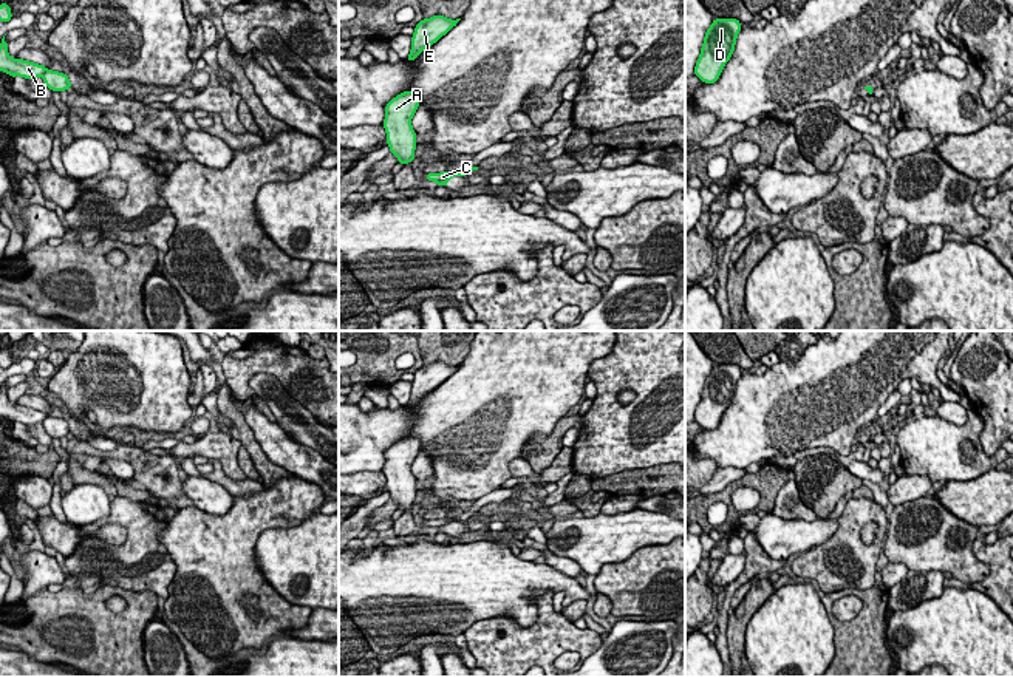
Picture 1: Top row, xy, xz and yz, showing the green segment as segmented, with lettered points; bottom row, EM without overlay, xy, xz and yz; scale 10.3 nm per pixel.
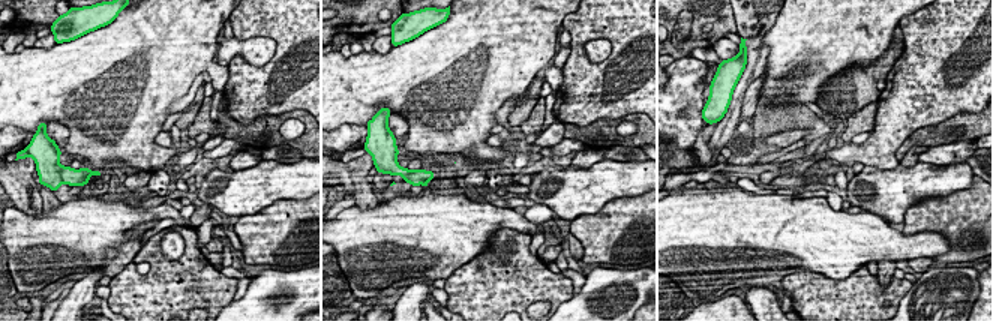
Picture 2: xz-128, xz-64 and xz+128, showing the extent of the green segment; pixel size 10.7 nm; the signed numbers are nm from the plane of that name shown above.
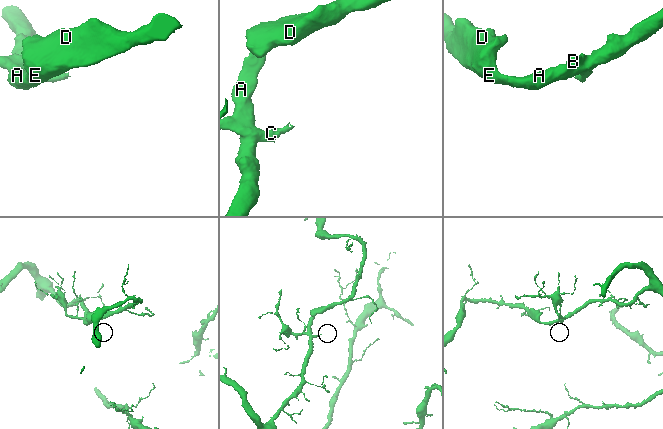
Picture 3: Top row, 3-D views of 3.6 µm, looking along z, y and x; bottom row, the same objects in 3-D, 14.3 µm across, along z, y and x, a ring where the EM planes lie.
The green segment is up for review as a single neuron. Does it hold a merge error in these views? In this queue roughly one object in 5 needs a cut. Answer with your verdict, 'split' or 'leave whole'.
leave whole

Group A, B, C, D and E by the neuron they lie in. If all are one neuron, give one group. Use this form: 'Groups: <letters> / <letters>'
Groups: A B C D E

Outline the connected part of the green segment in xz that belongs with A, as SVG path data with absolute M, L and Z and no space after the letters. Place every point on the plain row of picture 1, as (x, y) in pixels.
M404 437L385 451L385 465L382 468L387 478L390 499L397 502L397 509L407 512L414 507L416 478L411 473L411 464L419 454L419 441Z

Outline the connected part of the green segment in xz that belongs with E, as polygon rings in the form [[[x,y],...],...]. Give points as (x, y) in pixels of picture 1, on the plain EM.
[[[441,360],[430,365],[422,365],[414,373],[414,380],[411,382],[411,396],[407,403],[408,408],[414,407],[425,394],[436,390],[442,382],[445,382],[453,373],[458,371],[461,365],[450,366]]]

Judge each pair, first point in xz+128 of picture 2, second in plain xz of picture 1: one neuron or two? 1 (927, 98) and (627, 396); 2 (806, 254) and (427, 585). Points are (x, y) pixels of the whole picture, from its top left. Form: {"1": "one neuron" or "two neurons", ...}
{"1": "two neurons", "2": "one neuron"}

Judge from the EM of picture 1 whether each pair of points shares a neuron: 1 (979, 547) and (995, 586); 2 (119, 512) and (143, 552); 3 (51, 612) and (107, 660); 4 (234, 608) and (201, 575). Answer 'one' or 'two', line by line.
1: one
2: one
3: one
4: one

